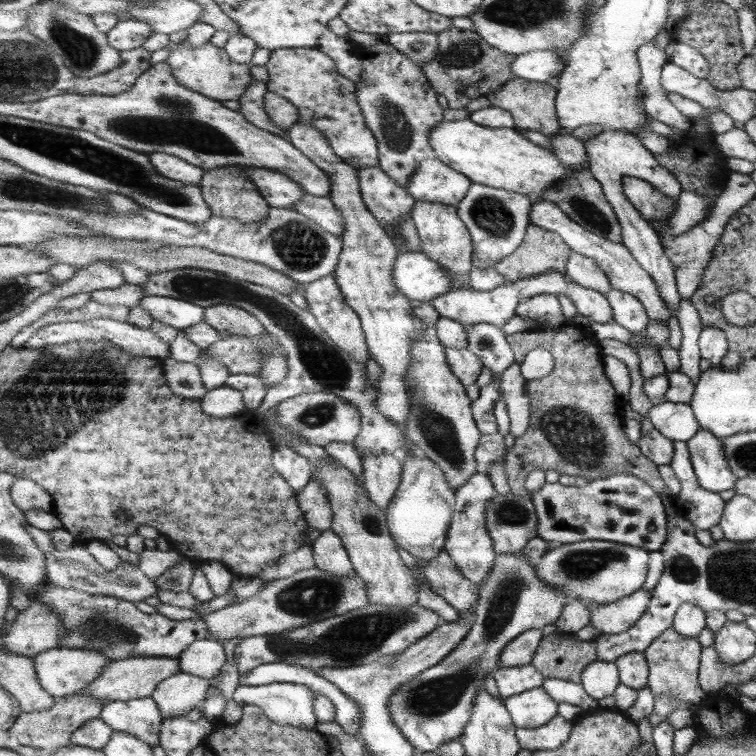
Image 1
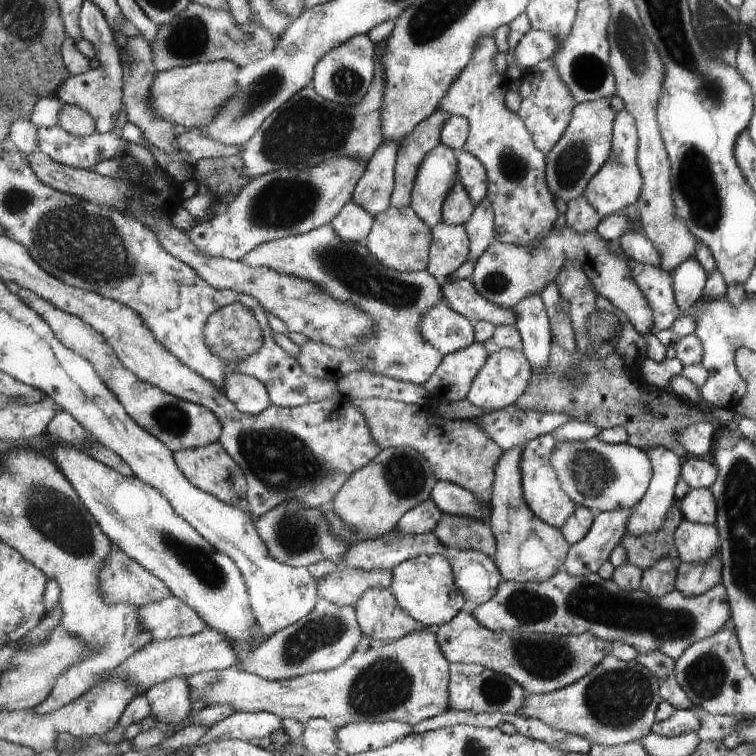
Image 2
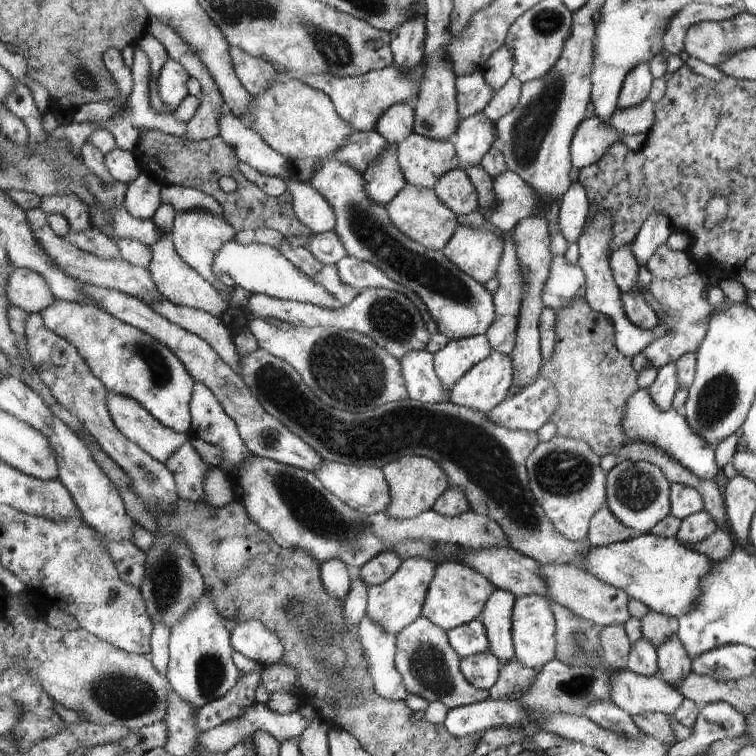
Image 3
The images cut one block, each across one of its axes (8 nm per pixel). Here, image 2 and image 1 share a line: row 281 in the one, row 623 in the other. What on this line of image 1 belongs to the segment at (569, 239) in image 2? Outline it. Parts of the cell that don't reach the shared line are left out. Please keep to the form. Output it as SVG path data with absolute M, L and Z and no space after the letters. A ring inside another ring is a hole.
M523 553L498 554L497 561L487 575L487 580L480 584L480 597L475 606L475 620L472 624L469 634L459 644L459 648L453 649L443 661L438 665L431 666L417 676L417 678L399 685L395 693L389 697L389 714L391 720L397 724L405 738L415 746L417 752L436 752L443 744L458 739L463 735L469 719L471 719L471 709L477 699L479 687L485 687L487 675L497 670L501 663L501 653L505 646L519 635L527 630L543 630L549 624L556 624L561 618L565 606L574 598L569 597L567 593L559 591L551 583L543 581L537 575L535 564ZM643 588L615 602L588 606L591 610L590 625L605 634L623 633L647 612L652 596Z

